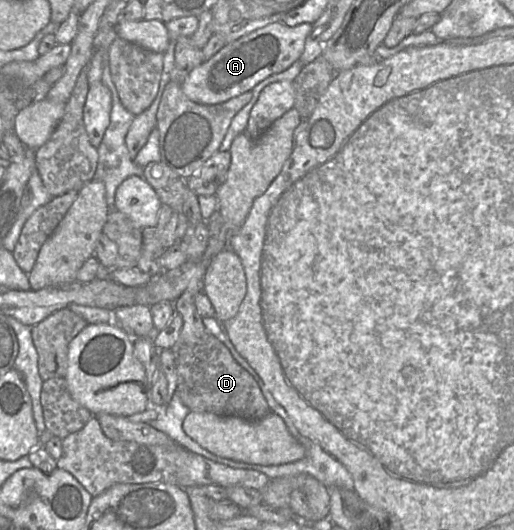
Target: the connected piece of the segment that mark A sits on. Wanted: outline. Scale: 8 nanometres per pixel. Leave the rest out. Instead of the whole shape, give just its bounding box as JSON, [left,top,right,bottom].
[182,22,312,105]

